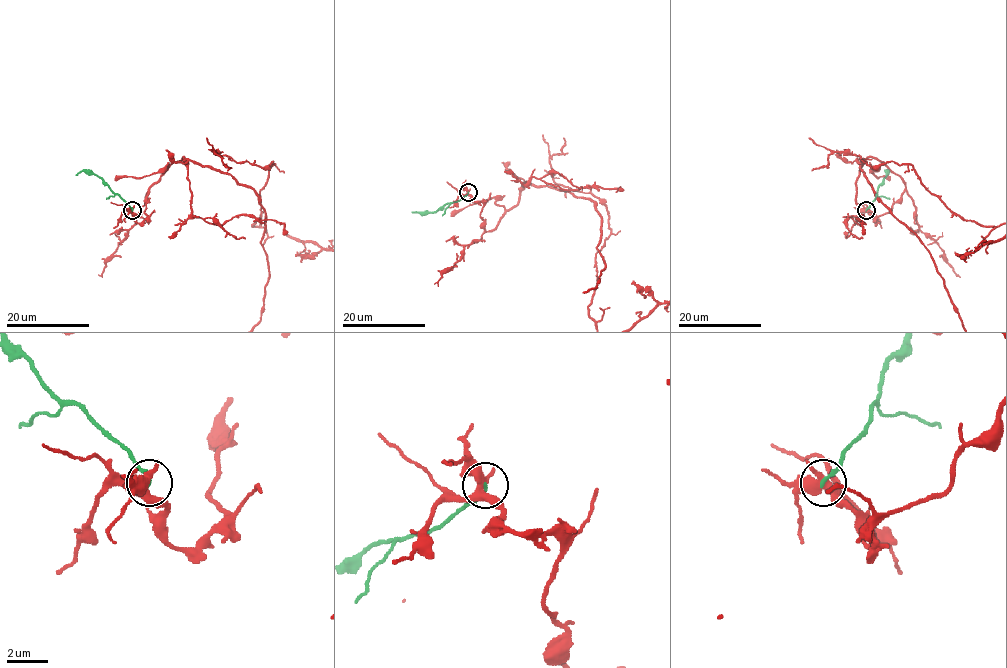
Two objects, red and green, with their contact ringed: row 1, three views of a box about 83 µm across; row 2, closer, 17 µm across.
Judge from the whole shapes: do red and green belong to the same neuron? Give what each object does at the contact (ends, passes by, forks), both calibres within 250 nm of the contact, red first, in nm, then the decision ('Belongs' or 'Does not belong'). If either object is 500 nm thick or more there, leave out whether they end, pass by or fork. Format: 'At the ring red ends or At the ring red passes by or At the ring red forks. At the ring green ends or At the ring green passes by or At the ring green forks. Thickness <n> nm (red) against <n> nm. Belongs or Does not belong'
At the ring red forks. At the ring green ends. Thickness 400 nm (red) against 180 nm. Does not belong

